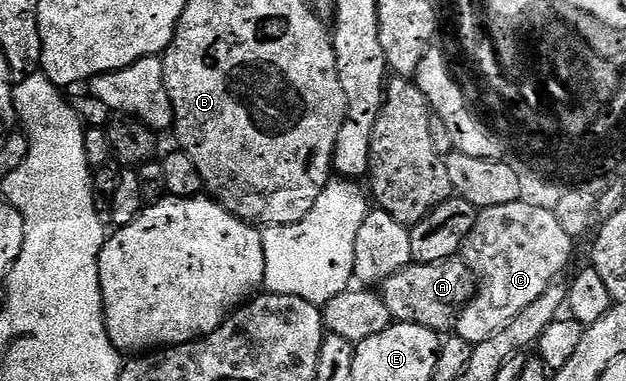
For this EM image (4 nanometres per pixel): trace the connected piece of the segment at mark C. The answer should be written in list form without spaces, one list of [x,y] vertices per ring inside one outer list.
[[[522,200],[481,210],[475,228],[460,253],[477,278],[477,292],[457,318],[456,337],[467,340],[475,347],[503,332],[503,328],[507,328],[507,324],[511,324],[511,320],[527,308],[527,304],[539,300],[539,296],[543,296],[543,292],[560,279],[557,277],[568,268],[573,258],[573,244],[575,238],[567,233],[549,206],[536,206],[533,202]]]

